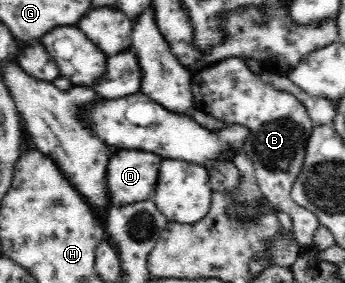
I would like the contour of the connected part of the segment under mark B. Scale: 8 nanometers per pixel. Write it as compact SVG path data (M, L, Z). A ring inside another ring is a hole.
M231 57L198 69L191 78L191 90L198 110L248 129L248 135L238 149L222 151L224 159L246 154L252 160L254 173L261 192L271 203L292 218L293 231L301 248L313 246L312 236L320 222L316 214L298 205L291 196L291 189L302 171L306 144L313 128L306 106L291 93L276 89L262 81L256 73L246 68L244 60Z

